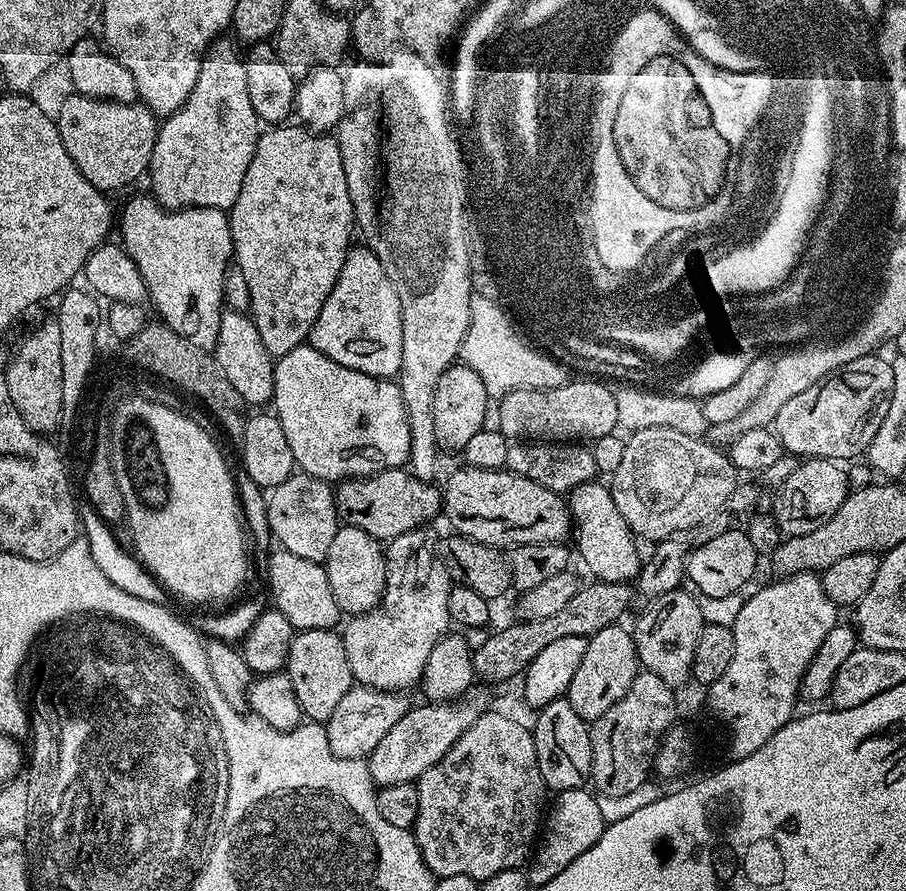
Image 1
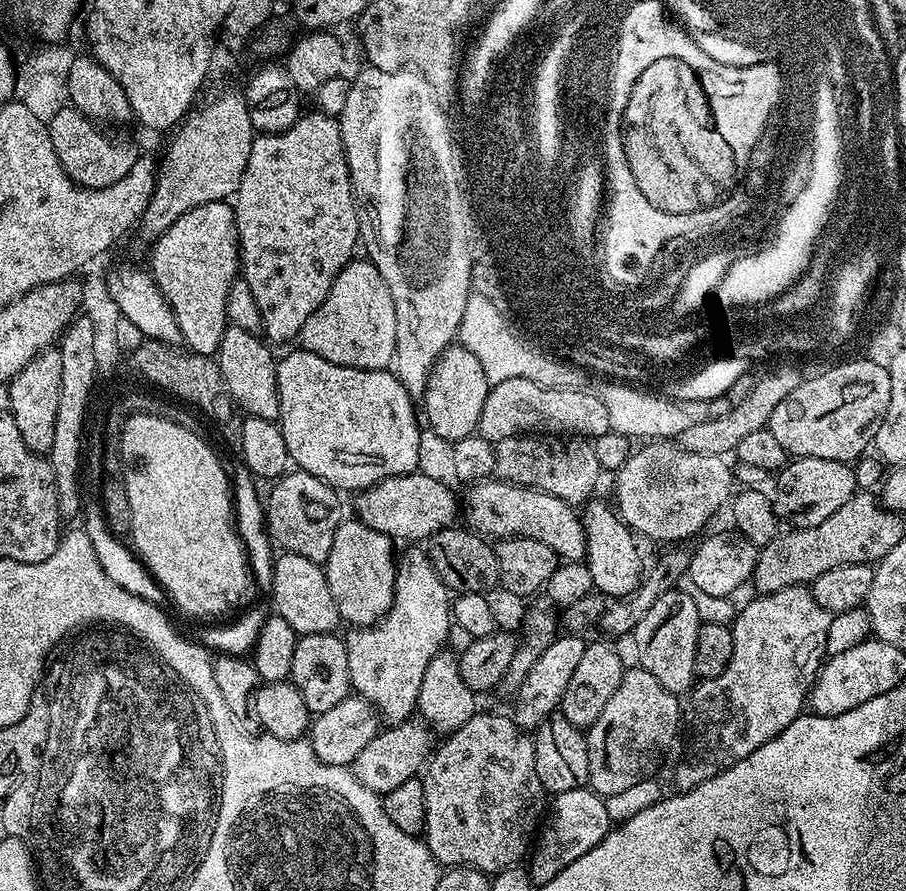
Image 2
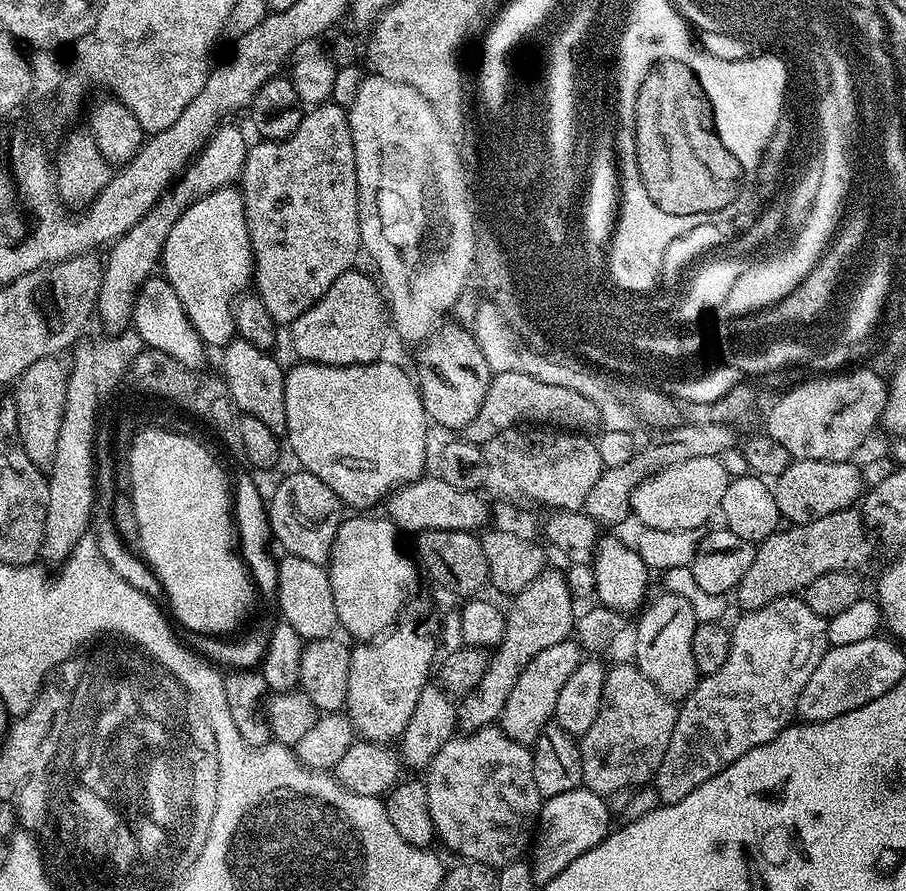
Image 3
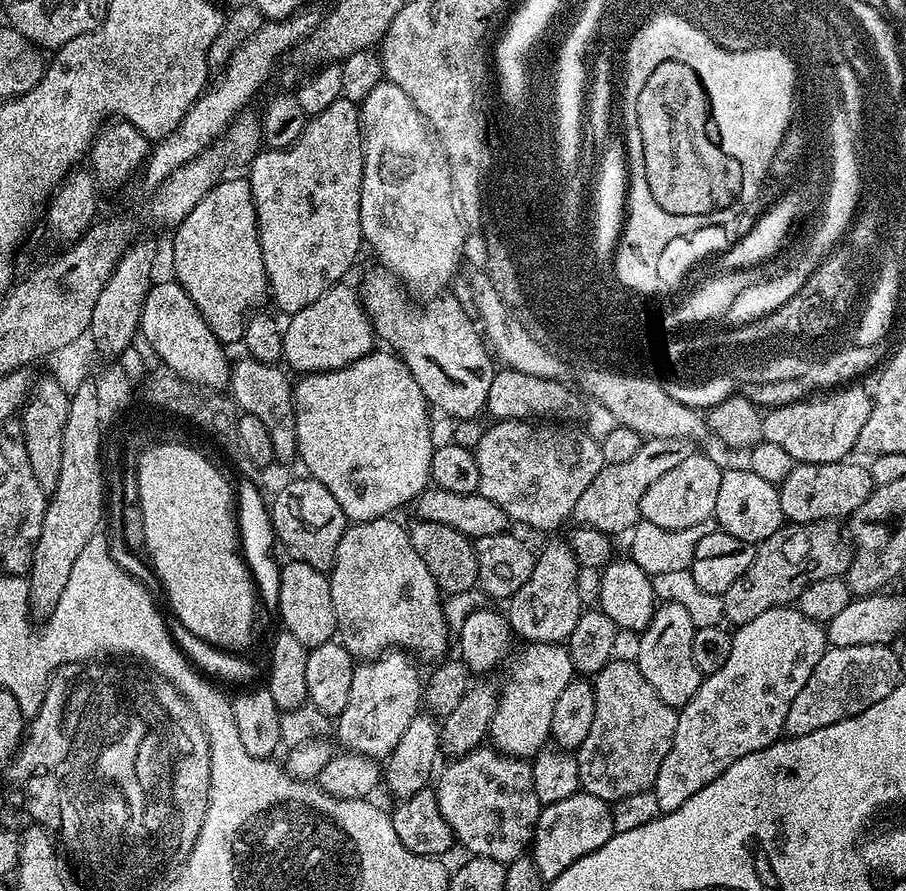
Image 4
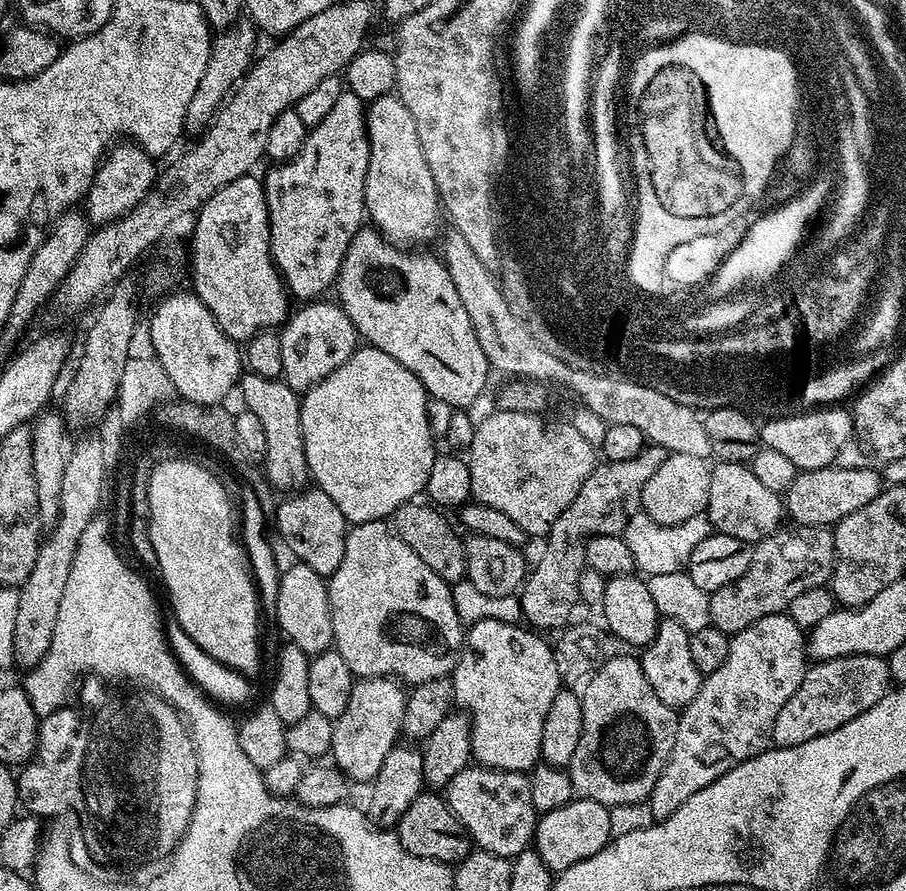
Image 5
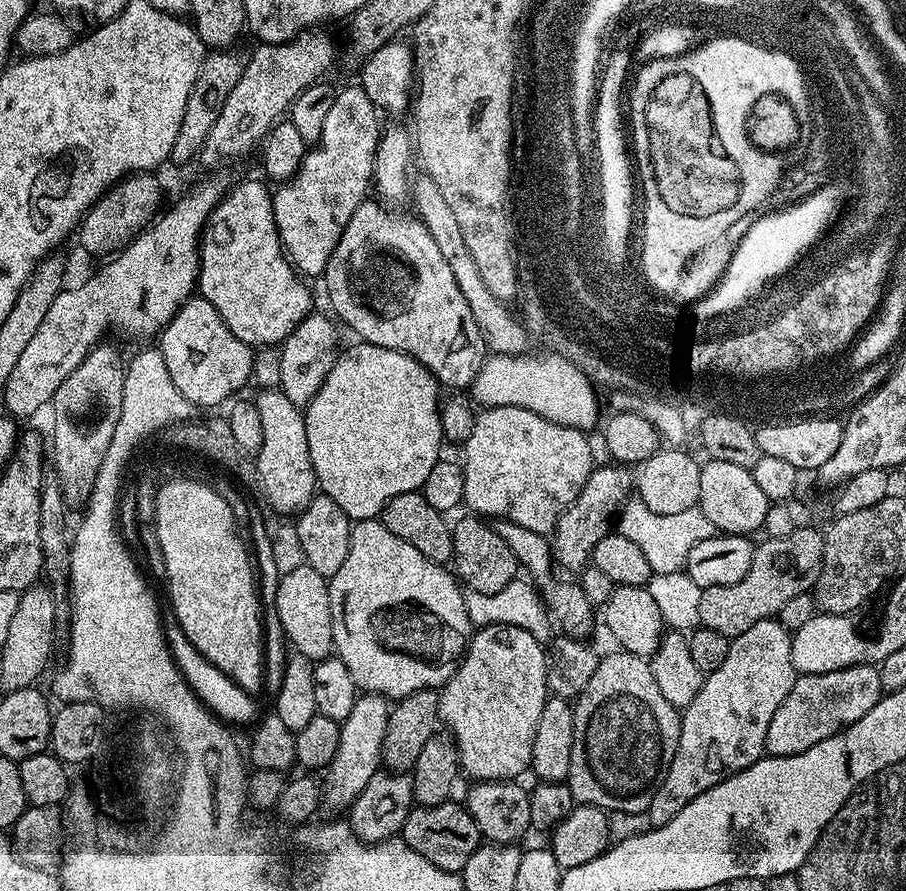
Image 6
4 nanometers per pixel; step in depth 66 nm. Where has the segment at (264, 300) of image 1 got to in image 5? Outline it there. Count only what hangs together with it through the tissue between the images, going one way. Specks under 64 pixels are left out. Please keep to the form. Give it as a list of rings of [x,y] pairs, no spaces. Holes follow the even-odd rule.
[[[345,90],[330,106],[330,114],[313,126],[294,160],[285,160],[272,166],[268,176],[263,177],[268,221],[270,222],[270,242],[272,260],[276,263],[284,286],[300,302],[312,302],[324,291],[331,289],[340,273],[342,258],[346,250],[365,223],[364,191],[366,190],[366,170],[370,166],[370,142],[368,141],[368,122],[366,104],[355,94]]]

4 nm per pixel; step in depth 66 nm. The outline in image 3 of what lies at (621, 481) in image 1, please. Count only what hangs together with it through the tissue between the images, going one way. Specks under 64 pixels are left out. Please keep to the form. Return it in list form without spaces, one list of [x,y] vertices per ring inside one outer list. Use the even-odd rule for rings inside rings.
[[[714,456],[710,458],[690,458],[686,462],[678,462],[660,468],[652,475],[647,476],[634,490],[631,515],[637,516],[644,528],[653,528],[654,530],[677,532],[678,530],[704,528],[707,525],[707,520],[712,515],[715,517],[719,513],[722,494],[726,494],[729,479],[730,477],[723,468],[722,460]]]

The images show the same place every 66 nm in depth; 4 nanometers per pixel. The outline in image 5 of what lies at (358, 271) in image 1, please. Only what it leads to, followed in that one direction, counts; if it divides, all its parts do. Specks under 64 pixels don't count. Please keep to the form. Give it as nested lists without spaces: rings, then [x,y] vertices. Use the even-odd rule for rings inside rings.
[[[308,302],[300,309],[293,311],[279,329],[280,345],[282,346],[282,379],[297,394],[309,392],[318,382],[326,379],[335,368],[342,366],[346,358],[355,354],[358,347],[358,337],[354,322],[346,314],[346,310],[339,303],[320,304],[324,302]]]

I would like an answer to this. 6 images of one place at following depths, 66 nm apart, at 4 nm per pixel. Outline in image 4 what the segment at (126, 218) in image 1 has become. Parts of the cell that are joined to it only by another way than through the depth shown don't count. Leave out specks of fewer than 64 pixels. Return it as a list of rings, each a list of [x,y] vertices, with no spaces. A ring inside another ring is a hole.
[[[247,178],[232,179],[215,184],[171,233],[171,275],[184,287],[208,329],[225,346],[243,341],[246,314],[259,309],[270,296],[250,182]]]

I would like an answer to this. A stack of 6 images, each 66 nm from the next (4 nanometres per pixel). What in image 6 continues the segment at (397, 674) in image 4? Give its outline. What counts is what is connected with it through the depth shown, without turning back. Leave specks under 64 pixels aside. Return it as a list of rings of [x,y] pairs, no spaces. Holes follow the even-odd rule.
[[[371,694],[357,695],[354,702],[354,710],[350,710],[350,718],[342,721],[340,737],[338,738],[338,754],[334,754],[332,763],[326,769],[328,785],[322,788],[322,796],[332,808],[340,808],[351,805],[353,800],[366,790],[366,782],[374,778],[382,764],[384,755],[384,739],[386,738],[386,726],[390,704],[383,696]]]

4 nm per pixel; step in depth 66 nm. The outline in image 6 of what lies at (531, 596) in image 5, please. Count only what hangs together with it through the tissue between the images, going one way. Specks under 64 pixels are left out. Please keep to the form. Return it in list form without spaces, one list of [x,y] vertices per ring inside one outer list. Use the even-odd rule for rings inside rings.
[[[615,462],[607,467],[593,467],[586,486],[574,498],[574,502],[562,514],[556,523],[556,531],[551,533],[552,558],[557,565],[564,568],[583,570],[589,567],[592,548],[602,542],[613,531],[614,521],[619,517],[621,508],[629,499],[634,488],[634,472],[631,467],[621,466]]]

